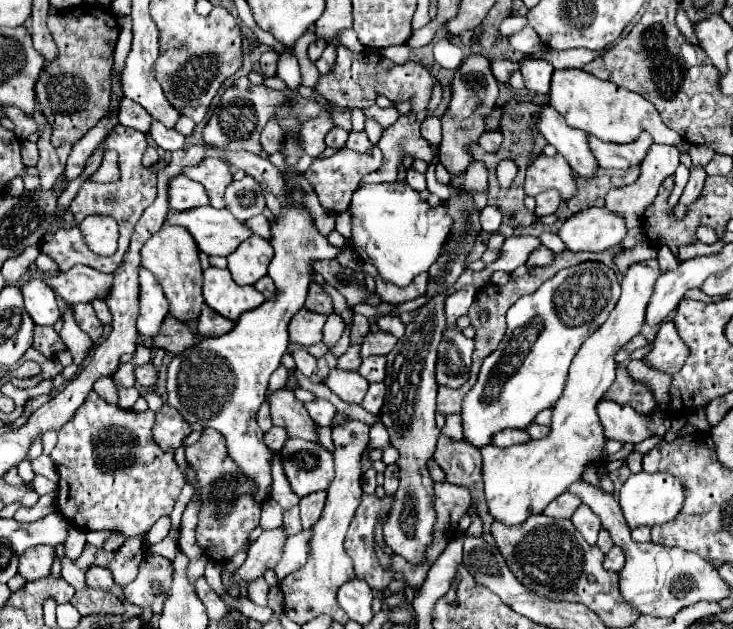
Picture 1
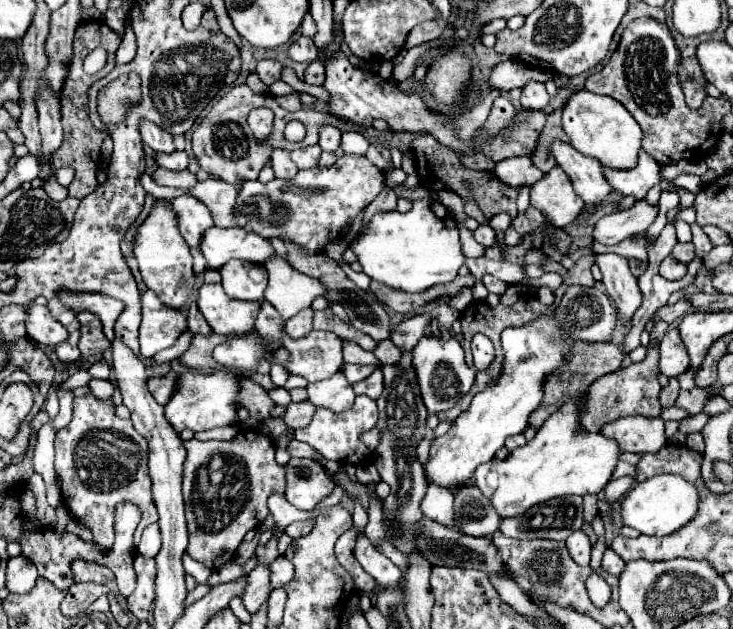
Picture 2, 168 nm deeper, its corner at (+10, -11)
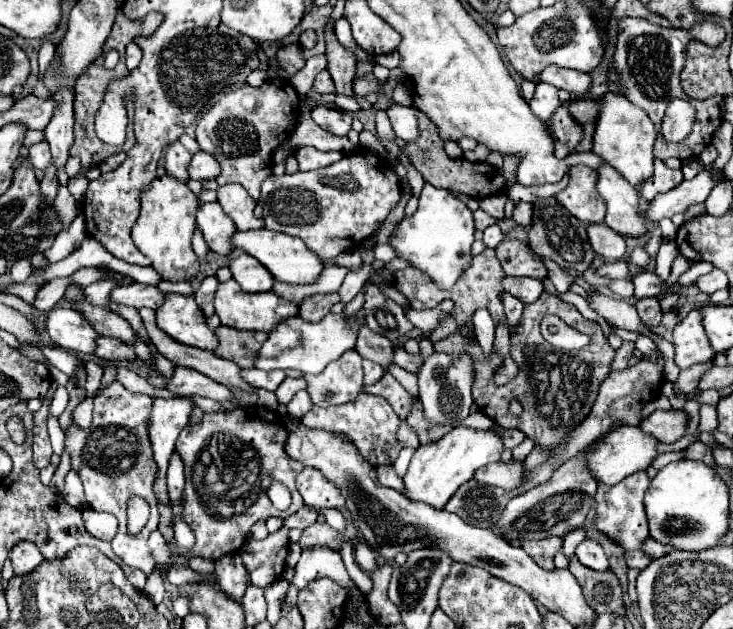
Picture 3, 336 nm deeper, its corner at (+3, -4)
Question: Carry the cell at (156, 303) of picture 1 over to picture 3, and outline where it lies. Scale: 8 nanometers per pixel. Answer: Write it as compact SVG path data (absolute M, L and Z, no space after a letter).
M165 294L163 304L157 308L157 326L181 344L203 350L217 348L217 338L207 328L205 316L201 316L193 296Z

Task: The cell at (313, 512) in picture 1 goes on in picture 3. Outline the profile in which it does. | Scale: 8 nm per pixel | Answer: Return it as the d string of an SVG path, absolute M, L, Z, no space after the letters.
M303 506L301 510L297 510L293 516L287 516L285 518L285 526L287 528L299 528L299 530L305 530L307 526L315 524L317 520L317 512L309 506Z

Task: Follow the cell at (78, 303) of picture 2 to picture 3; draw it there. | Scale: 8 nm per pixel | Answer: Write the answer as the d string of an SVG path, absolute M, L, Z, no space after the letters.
M123 284L115 286L111 292L111 302L121 304L121 306L133 306L133 308L157 308L163 300L163 292L159 292L155 286L145 286L145 284Z

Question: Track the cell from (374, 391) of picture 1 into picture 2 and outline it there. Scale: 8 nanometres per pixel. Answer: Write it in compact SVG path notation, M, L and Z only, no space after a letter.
M356 397L354 407L346 413L334 413L330 409L316 409L310 425L294 431L294 439L312 445L326 459L340 461L340 463L350 463L350 465L362 465L362 463L372 461L372 451L366 449L366 445L360 441L360 435L374 429L376 421L378 421L376 401L372 401L370 397Z

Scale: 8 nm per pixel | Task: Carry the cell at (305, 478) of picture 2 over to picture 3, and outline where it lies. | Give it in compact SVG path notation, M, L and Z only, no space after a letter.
M305 466L297 476L297 490L307 506L313 508L345 508L341 490L329 482L317 468Z

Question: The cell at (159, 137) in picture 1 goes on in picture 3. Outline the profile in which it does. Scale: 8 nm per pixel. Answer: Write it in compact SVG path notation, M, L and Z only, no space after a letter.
M199 150L193 154L189 166L187 166L187 172L189 172L189 178L193 180L205 180L205 178L215 178L217 172L219 172L219 164L217 160L213 160L211 154Z

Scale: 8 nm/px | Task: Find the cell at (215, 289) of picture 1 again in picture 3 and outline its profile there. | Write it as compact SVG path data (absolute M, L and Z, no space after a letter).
M227 280L221 282L217 292L215 292L215 314L221 318L223 326L229 328L237 328L237 330L261 330L261 332L269 332L275 328L277 320L289 318L293 314L297 314L297 306L295 304L287 304L287 300L279 298L273 292L259 292L259 294L247 294L239 288L239 284L235 280Z

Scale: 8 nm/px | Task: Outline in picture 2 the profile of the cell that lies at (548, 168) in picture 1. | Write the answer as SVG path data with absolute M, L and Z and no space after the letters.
M554 167L532 185L530 205L534 205L556 227L574 223L584 211L584 201L576 195L570 177L560 167Z

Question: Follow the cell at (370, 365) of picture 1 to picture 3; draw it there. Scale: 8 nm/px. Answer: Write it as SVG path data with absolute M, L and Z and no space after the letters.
M389 372L383 374L383 378L379 382L371 384L371 386L363 386L363 392L383 396L393 406L393 410L399 414L399 418L407 418L409 410L413 408L409 392Z

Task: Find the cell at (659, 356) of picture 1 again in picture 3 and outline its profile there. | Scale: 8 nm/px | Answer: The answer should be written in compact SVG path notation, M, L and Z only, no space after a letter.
M691 310L673 330L673 344L675 344L675 364L679 368L689 368L691 364L699 362L709 362L713 360L713 350L709 348L709 340L705 336L705 330L701 328L701 316L697 310Z

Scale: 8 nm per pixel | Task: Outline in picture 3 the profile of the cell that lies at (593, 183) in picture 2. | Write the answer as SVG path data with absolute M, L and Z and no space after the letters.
M607 162L597 168L597 192L607 206L605 222L609 228L627 236L645 234L637 190Z

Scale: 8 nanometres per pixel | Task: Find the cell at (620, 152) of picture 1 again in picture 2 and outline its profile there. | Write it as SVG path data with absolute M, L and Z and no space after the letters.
M640 151L638 165L630 171L612 171L604 167L604 175L608 183L620 191L622 195L630 195L634 199L644 199L646 193L662 181L660 165L644 151Z

